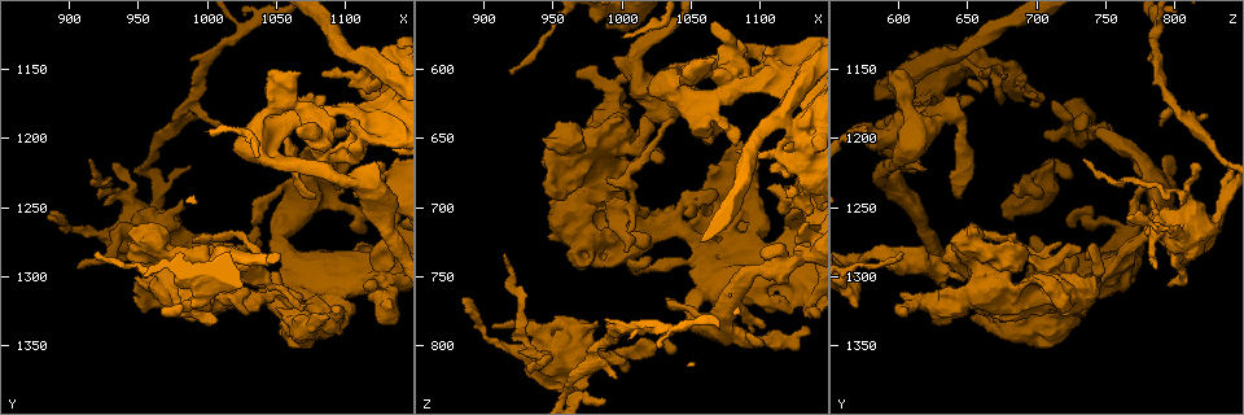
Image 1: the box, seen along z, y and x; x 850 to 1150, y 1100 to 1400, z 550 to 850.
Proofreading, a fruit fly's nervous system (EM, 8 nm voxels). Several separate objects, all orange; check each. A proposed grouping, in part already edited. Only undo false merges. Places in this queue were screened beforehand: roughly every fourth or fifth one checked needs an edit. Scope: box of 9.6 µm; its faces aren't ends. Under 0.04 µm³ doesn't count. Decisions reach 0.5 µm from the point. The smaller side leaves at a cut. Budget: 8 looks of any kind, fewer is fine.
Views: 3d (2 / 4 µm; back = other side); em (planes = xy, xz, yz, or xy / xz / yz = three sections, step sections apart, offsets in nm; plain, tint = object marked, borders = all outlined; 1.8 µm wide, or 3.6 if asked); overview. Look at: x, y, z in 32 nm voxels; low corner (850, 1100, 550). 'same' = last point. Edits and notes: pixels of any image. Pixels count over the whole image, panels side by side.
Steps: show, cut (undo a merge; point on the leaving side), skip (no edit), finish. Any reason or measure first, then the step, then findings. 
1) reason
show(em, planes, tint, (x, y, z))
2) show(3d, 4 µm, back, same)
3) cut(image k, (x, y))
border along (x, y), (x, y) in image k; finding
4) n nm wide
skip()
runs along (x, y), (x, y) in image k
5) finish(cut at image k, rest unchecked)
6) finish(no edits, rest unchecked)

sudden change in width
show(3d, 2 µm, (1078, 1180, 612))

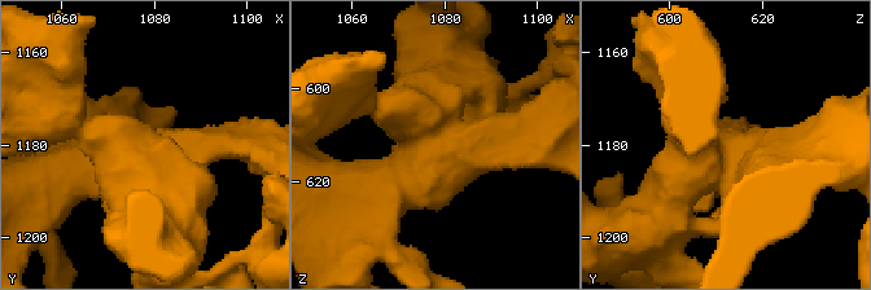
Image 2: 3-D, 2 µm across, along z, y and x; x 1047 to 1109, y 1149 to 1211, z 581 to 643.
show(em, planes, tint, (1077, 1182, 611))

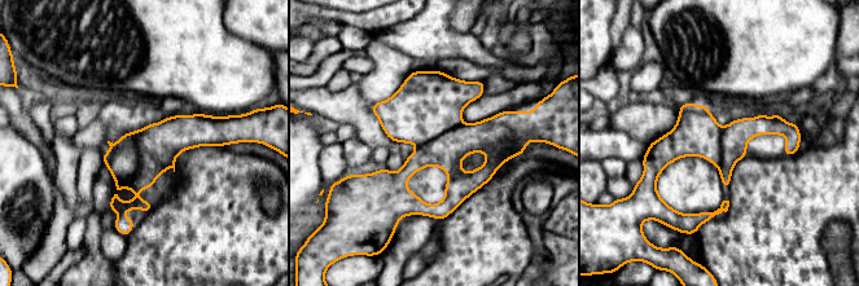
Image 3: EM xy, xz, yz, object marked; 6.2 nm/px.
skip()
runs along (797, 133), (750, 127), (648, 157) in image 3; all the same neuron

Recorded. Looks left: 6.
closes a loop
show(em, planes, tint, (1120, 1154, 666))

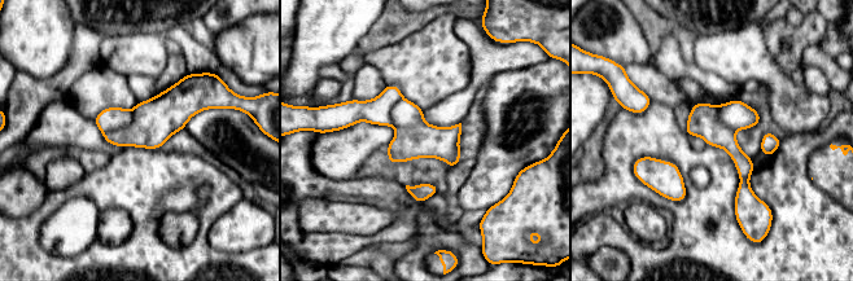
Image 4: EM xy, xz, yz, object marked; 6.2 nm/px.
cut(image 4, (113, 118))
border along (132, 110), (128, 123), (103, 134) in image 4; two neurons meet here

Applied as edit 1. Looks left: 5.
redraw
show(overview)

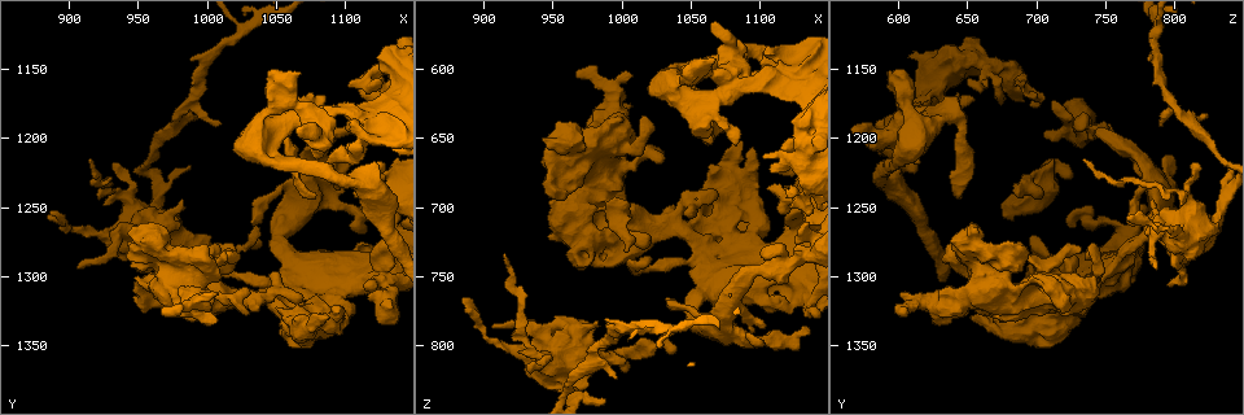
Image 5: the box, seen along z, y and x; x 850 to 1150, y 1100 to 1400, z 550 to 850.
calibre changes
show(em, xz, step 16, tint, (986, 1306, 658))

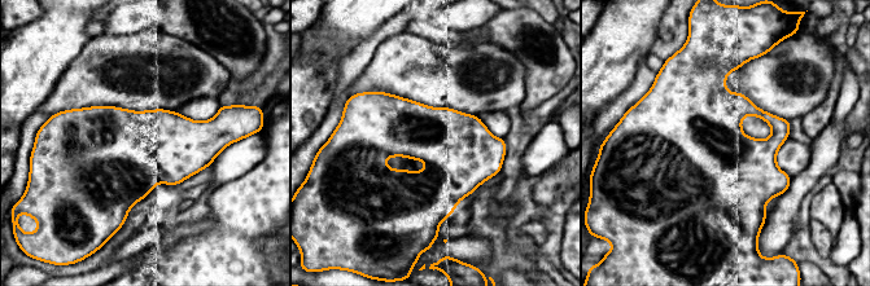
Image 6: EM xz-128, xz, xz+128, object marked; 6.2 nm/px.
cut it another way
show(em, planes, borders, same)

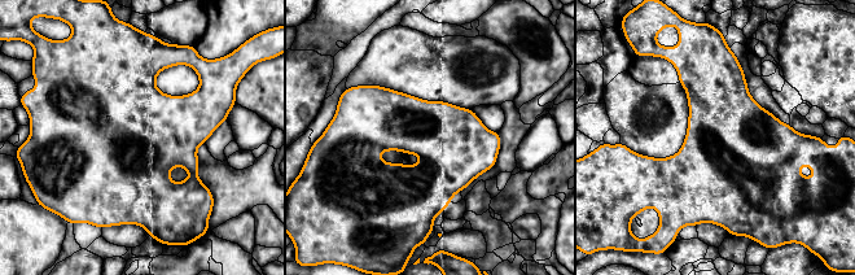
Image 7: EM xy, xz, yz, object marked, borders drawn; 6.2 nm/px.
460 nm wide
skip()
all the same neuron

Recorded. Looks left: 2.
finish(cut at image 4, rest unchecked)

